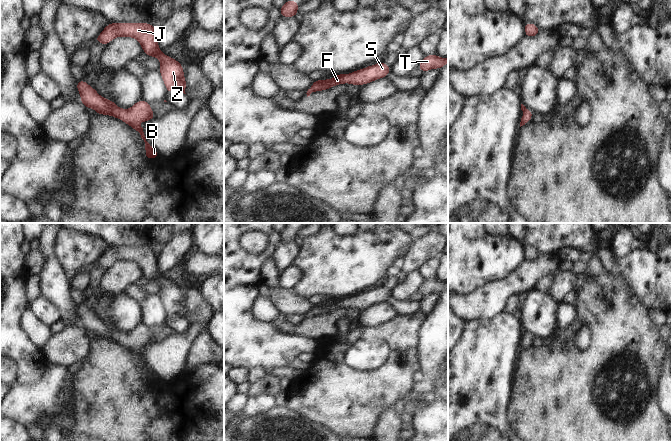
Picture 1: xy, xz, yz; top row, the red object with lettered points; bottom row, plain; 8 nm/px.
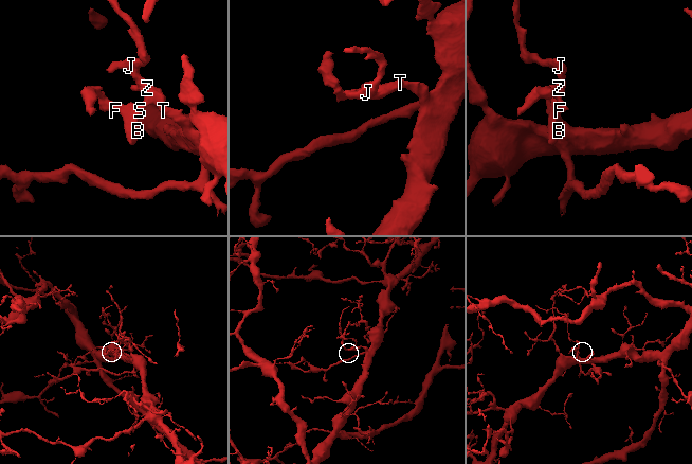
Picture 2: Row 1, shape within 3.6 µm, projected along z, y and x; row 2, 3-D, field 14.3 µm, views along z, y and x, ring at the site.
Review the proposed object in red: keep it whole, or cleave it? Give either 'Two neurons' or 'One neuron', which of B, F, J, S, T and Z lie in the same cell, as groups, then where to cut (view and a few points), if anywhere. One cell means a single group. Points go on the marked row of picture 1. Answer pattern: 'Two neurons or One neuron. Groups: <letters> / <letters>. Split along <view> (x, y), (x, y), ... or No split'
One neuron. Groups: B F J S T Z. No split.

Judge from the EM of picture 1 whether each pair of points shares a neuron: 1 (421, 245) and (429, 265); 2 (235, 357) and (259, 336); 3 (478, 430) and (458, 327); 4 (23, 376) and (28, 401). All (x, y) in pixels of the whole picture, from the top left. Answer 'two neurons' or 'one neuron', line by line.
1: two neurons
2: one neuron
3: two neurons
4: two neurons

